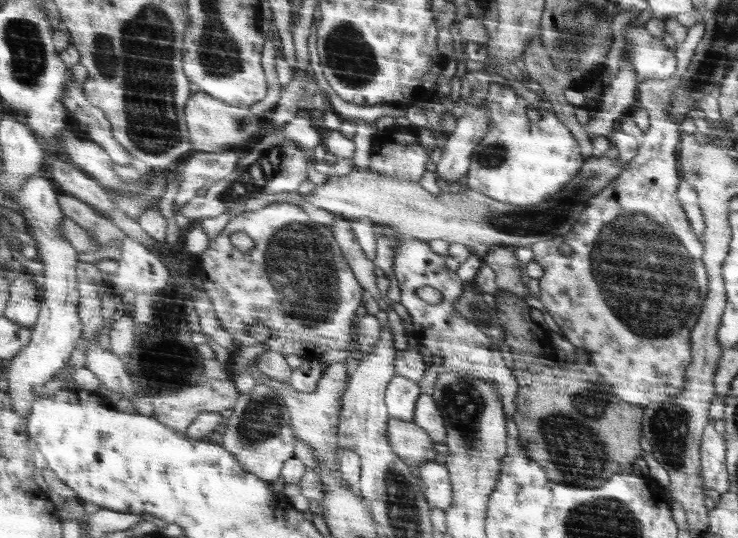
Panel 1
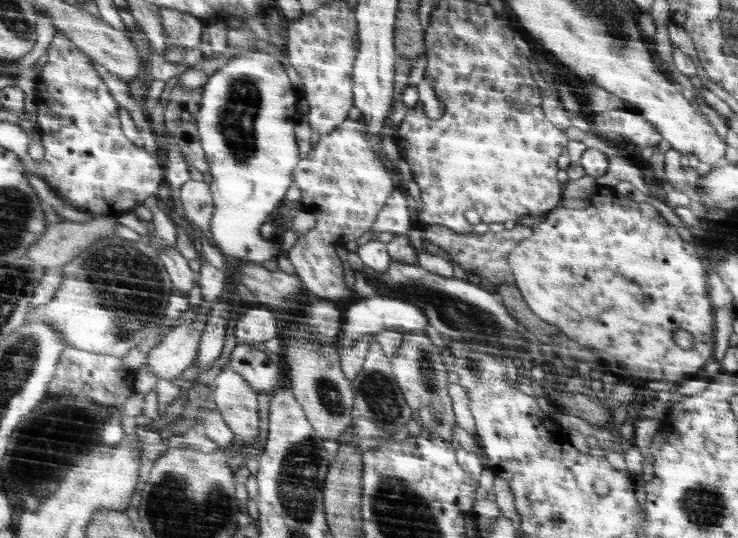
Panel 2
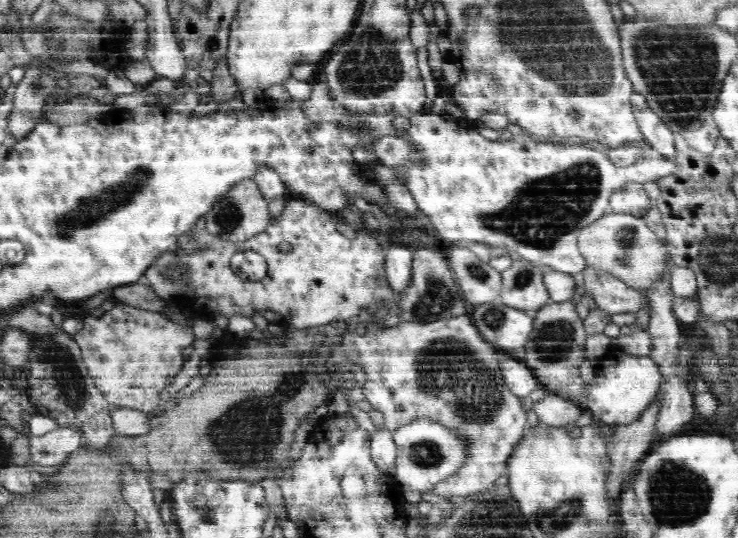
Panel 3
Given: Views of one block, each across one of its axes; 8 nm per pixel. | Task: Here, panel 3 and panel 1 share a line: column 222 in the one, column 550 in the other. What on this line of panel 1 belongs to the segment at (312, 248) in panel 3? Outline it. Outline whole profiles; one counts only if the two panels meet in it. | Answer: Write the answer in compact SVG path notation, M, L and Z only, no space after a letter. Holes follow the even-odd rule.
M698 21L688 27L683 42L676 43L680 74L664 80L647 78L638 85L637 104L646 108L650 125L640 138L636 156L627 162L621 175L591 198L587 209L579 215L580 222L576 221L568 234L530 246L533 260L544 269L544 276L538 279L540 291L536 297L562 329L560 334L573 346L590 350L589 358L615 390L617 398L642 408L666 402L683 392L686 370L692 361L692 332L699 325L710 292L710 272L703 260L704 238L696 234L683 205L678 204L679 198L676 198L676 188L681 183L676 146L681 138L678 124L670 116L675 90L704 33L705 24ZM560 244L568 244L572 256L560 256Z

